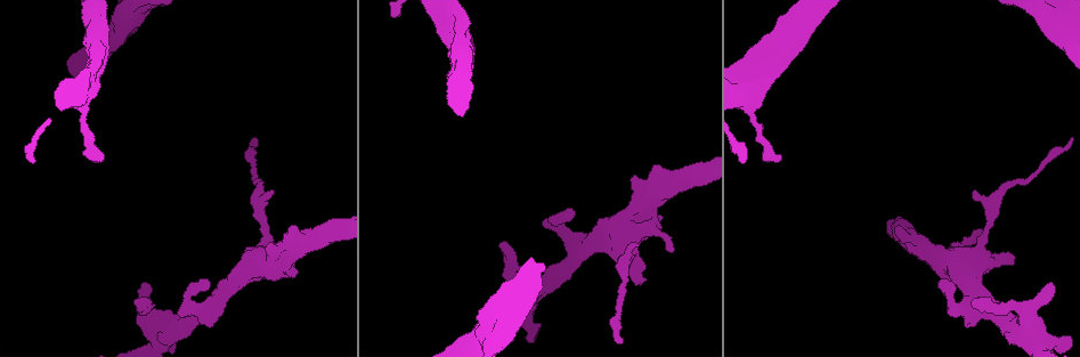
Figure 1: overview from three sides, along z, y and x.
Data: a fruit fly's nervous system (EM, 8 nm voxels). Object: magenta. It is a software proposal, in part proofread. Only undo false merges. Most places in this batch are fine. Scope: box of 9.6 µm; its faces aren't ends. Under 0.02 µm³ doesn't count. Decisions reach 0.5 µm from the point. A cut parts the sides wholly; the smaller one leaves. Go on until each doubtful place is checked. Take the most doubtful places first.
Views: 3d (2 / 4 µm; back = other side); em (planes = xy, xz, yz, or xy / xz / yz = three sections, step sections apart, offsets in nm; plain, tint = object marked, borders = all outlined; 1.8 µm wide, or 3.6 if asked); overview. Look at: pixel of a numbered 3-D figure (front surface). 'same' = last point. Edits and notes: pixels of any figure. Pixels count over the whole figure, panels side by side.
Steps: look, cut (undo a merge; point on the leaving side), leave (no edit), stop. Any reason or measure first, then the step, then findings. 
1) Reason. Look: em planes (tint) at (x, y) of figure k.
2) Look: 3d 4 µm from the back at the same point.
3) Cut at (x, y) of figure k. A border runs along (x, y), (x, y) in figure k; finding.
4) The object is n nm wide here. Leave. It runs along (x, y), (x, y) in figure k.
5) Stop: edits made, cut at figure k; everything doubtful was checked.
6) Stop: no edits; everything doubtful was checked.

Calibre changes. Look: 3d 4 µm at (496, 332) of figure 1.

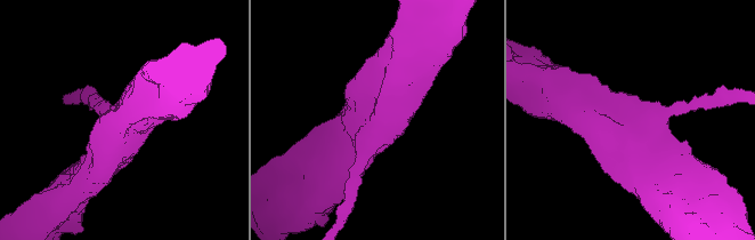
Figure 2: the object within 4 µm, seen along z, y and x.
Need the tissue. Look: em 3.6 µm planes (borders) at (631, 136) of figure 2.

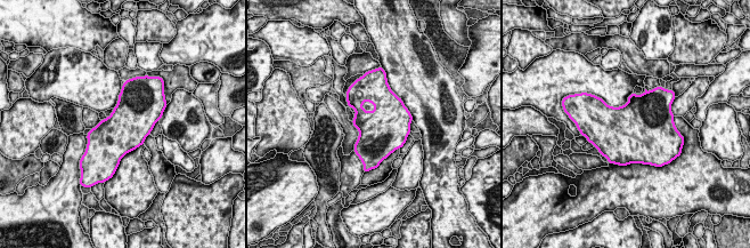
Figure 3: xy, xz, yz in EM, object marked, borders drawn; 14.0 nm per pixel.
The object is 600 nm wide here. Leave. All the same neuron.

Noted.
Four or more arms meet. Look: em 3.6 µm planes (tint) at (977, 258) of figure 1.

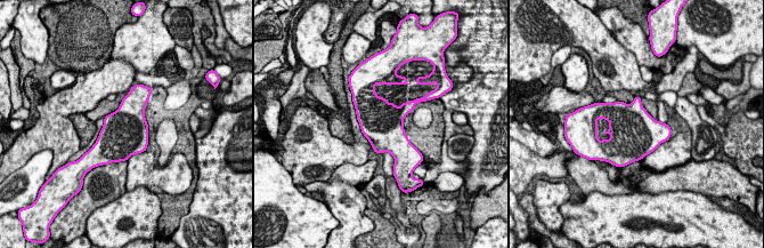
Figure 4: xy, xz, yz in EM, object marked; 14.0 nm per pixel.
Leave. Continuous, no second neuron.

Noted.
Calibre changes. Look: 3d 4 µm from the back at (655, 229) of figure 1.

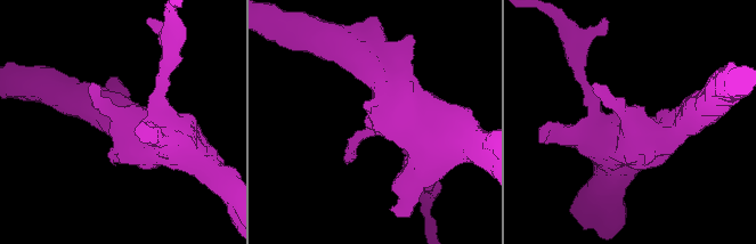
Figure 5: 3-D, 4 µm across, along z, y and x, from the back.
Now the EM. Look: em planes (tint) at (628, 116) of figure 5.

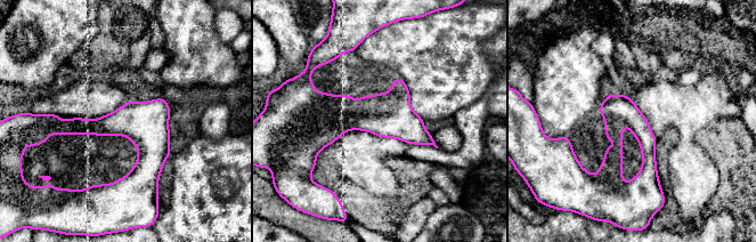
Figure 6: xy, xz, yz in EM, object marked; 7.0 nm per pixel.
Leave. It runs along (311, 118), (395, 118), (430, 142) in figure 6; all the same neuron.

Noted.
Stop: no edits; everything doubtful was checked.

